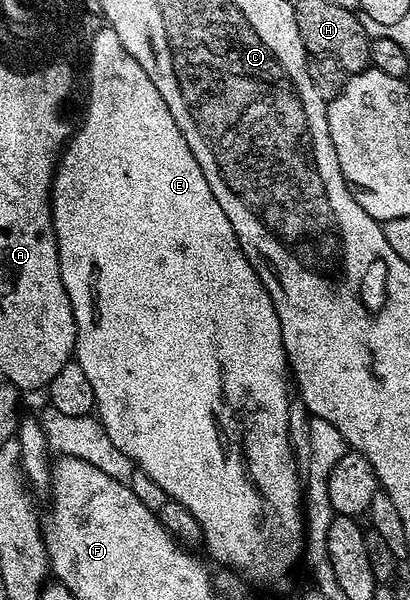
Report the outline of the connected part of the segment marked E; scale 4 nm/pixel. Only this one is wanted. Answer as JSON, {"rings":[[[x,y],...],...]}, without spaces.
{"rings":[[[101,27],[96,34],[93,32],[90,37],[86,104],[83,106],[82,120],[79,122],[76,132],[69,136],[58,158],[56,176],[52,179],[52,222],[58,243],[58,263],[62,275],[62,287],[66,287],[66,295],[70,299],[70,307],[74,311],[74,323],[76,324],[74,359],[80,364],[82,371],[86,371],[86,376],[90,378],[90,387],[94,387],[94,399],[96,400],[94,413],[100,424],[104,426],[104,436],[110,443],[114,443],[114,447],[118,447],[118,451],[122,451],[122,455],[129,457],[138,466],[139,472],[150,475],[150,479],[154,479],[154,483],[158,483],[158,487],[162,487],[162,491],[166,491],[169,499],[182,503],[182,507],[186,507],[186,511],[190,511],[190,515],[194,515],[194,519],[198,519],[202,545],[208,548],[208,553],[214,560],[224,564],[221,566],[243,575],[249,582],[276,581],[279,577],[286,576],[288,569],[295,567],[300,553],[302,557],[302,550],[306,545],[304,538],[306,517],[302,512],[302,482],[300,474],[296,471],[296,459],[292,456],[292,444],[288,438],[290,370],[288,356],[282,343],[282,327],[278,323],[278,315],[274,311],[274,303],[268,294],[267,285],[262,283],[262,279],[256,274],[254,267],[250,267],[250,263],[238,243],[238,235],[234,235],[234,227],[230,227],[230,219],[226,219],[226,211],[222,211],[222,207],[218,207],[218,199],[214,199],[214,191],[210,191],[210,183],[206,183],[206,175],[202,175],[202,167],[198,167],[198,159],[194,155],[194,151],[190,151],[190,143],[186,143],[182,131],[178,131],[178,123],[174,123],[174,115],[170,115],[170,107],[166,107],[162,95],[158,95],[158,87],[154,87],[154,83],[150,83],[150,75],[146,75],[146,71],[142,71],[142,67],[138,67],[138,59],[134,59],[134,55],[130,55],[130,51],[126,51],[126,47],[122,47],[122,39],[118,39],[114,29]]]}

